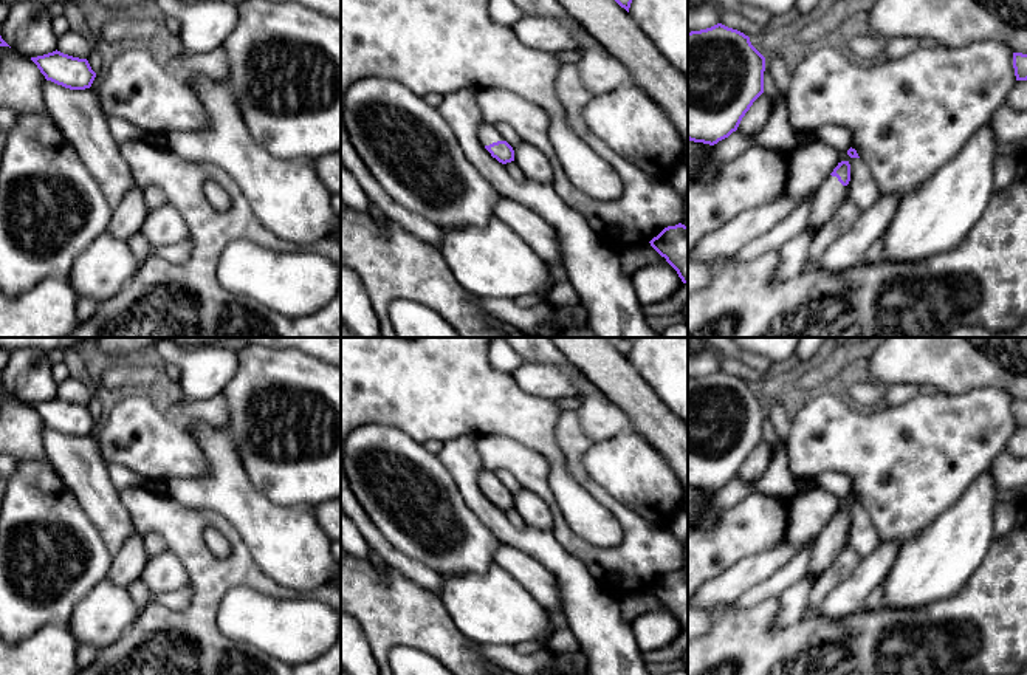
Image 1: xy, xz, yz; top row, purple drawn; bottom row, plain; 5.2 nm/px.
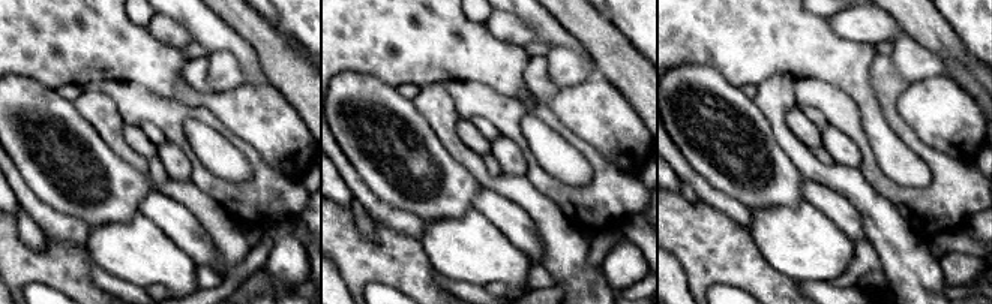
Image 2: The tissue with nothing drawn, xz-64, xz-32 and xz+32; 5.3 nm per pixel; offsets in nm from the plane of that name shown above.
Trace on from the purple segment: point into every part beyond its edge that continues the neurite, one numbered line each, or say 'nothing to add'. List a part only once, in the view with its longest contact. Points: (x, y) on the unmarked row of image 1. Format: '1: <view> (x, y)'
1: xz (487, 480)

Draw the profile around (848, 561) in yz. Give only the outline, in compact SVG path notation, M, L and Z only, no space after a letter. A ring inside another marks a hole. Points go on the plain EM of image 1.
M846 547L833 564L818 576L807 602L807 612L816 612L826 596L846 577L849 577L858 564L861 556L850 547Z

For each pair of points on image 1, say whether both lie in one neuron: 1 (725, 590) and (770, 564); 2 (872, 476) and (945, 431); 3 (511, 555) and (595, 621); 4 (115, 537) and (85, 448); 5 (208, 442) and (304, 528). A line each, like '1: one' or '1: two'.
1: one
2: one
3: two
4: one
5: one

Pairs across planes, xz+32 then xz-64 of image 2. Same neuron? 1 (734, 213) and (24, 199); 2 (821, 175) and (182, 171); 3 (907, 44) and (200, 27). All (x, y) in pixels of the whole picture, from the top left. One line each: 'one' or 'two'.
1: one
2: two
3: two

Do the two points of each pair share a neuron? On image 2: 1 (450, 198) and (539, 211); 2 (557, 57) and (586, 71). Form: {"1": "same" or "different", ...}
{"1": "different", "2": "same"}

